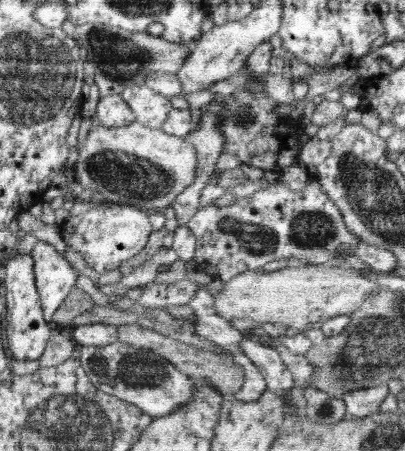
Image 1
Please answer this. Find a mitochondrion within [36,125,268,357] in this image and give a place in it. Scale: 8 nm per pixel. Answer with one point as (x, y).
(128, 177)

